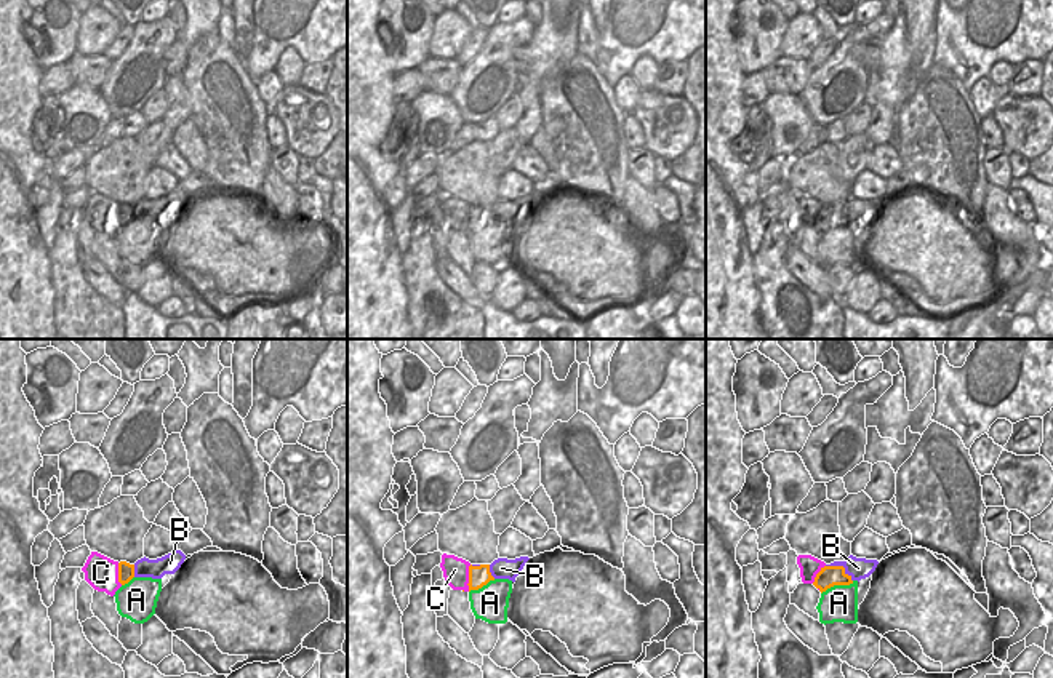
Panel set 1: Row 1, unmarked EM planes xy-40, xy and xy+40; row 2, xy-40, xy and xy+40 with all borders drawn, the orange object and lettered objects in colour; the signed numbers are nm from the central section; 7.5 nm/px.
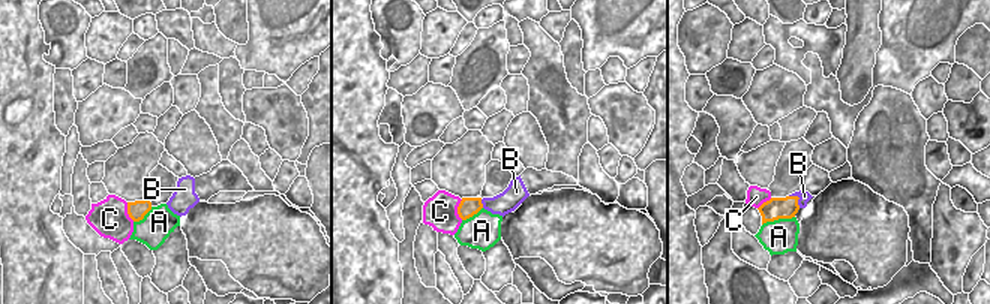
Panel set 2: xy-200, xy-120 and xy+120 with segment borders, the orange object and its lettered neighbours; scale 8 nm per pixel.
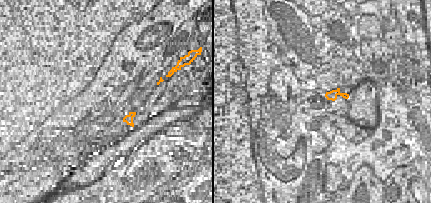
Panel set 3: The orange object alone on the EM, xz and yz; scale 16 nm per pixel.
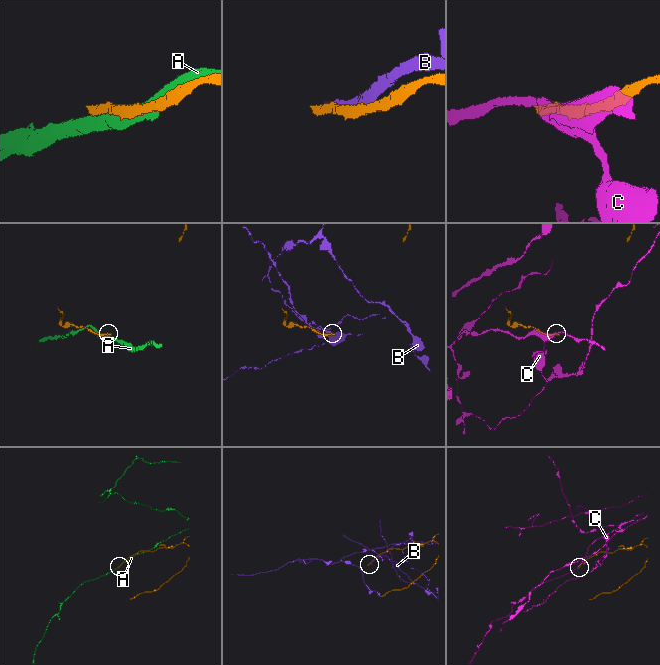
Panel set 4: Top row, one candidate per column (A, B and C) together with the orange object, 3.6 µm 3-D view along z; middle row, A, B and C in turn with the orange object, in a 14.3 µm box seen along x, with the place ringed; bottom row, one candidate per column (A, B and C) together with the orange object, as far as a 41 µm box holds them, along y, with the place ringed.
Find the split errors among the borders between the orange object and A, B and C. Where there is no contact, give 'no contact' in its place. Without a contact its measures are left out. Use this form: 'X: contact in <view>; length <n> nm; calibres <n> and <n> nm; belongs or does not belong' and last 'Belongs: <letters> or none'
A: contact in xy+40; length 280 nm; calibres 160 and 280 nm; does not belong
B: contact in xy+40; length 240 nm; calibres 160 and 170 nm; does not belong
C: contact in xy; length 200 nm; calibres 160 and 190 nm; does not belong
Belongs: none

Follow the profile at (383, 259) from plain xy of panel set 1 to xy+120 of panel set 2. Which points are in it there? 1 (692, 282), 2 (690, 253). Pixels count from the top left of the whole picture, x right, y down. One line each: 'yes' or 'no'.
1: yes
2: yes

